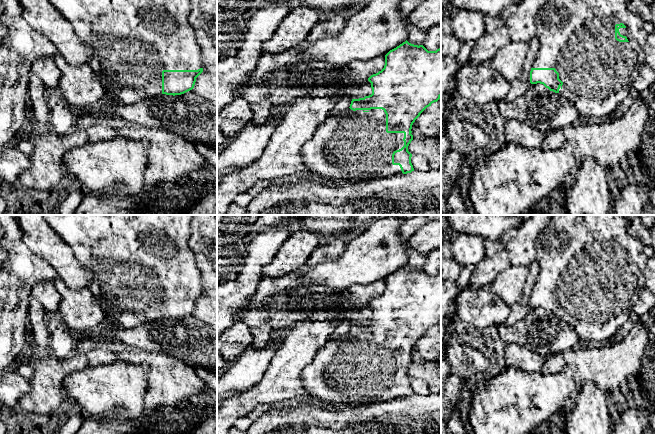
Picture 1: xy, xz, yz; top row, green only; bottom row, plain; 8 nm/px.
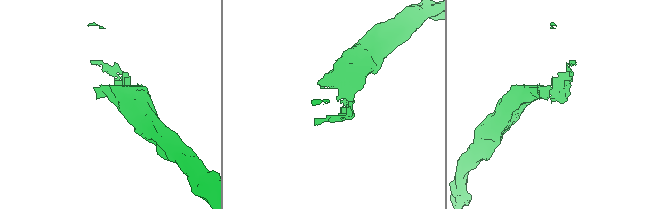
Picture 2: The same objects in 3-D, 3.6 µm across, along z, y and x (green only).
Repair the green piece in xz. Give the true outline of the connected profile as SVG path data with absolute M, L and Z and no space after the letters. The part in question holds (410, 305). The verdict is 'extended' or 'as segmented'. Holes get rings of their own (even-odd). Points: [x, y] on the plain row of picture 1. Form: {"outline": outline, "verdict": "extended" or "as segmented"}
{"outline": "M407 264L390 274L385 279L384 292L376 298L371 299L368 302L371 307L372 318L365 320L364 322L352 323L350 331L337 339L330 339L323 347L321 347L313 362L306 367L302 372L302 382L306 390L306 396L321 400L326 403L327 406L341 407L345 405L353 407L362 407L367 405L374 405L376 403L382 403L385 401L394 401L401 398L407 398L414 395L411 387L412 378L408 375L408 370L413 364L412 349L420 338L432 327L437 326L441 321L441 271L436 275L428 275L423 269L414 269Z", "verdict": "extended"}

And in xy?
{"outline": "M42 215L52 229L72 248L81 265L92 273L87 284L96 302L103 308L107 318L116 321L121 329L132 329L144 323L162 318L181 319L194 312L196 302L203 296L202 273L195 262L195 253L189 246L192 234L191 215Z", "verdict": "extended"}

